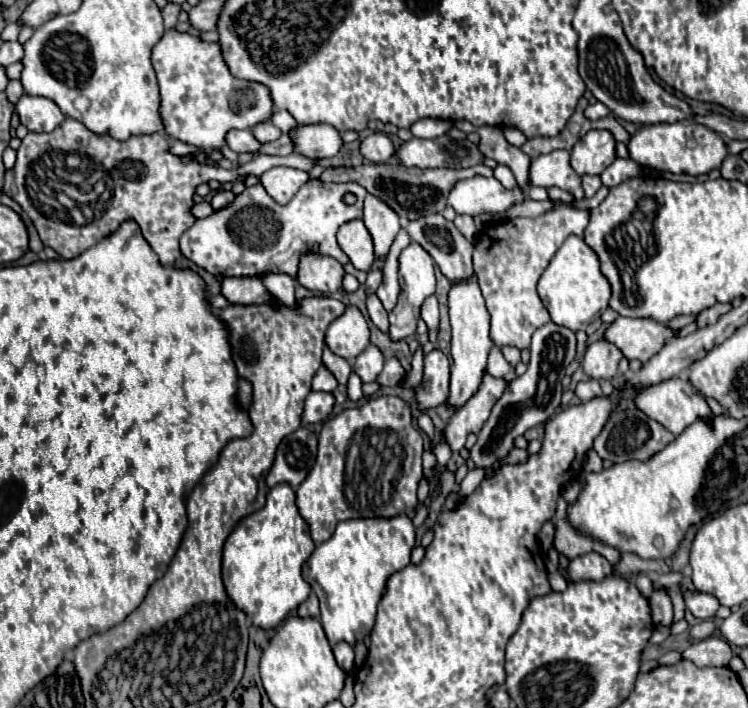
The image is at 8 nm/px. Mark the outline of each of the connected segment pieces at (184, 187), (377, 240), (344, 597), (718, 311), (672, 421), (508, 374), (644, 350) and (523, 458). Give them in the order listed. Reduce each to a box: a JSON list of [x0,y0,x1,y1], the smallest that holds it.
[[4,118,318,266],[362,194,400,260],[302,514,416,646],[698,304,732,328],[632,378,712,434],[488,346,518,382],[604,316,676,362],[494,448,529,467]]

